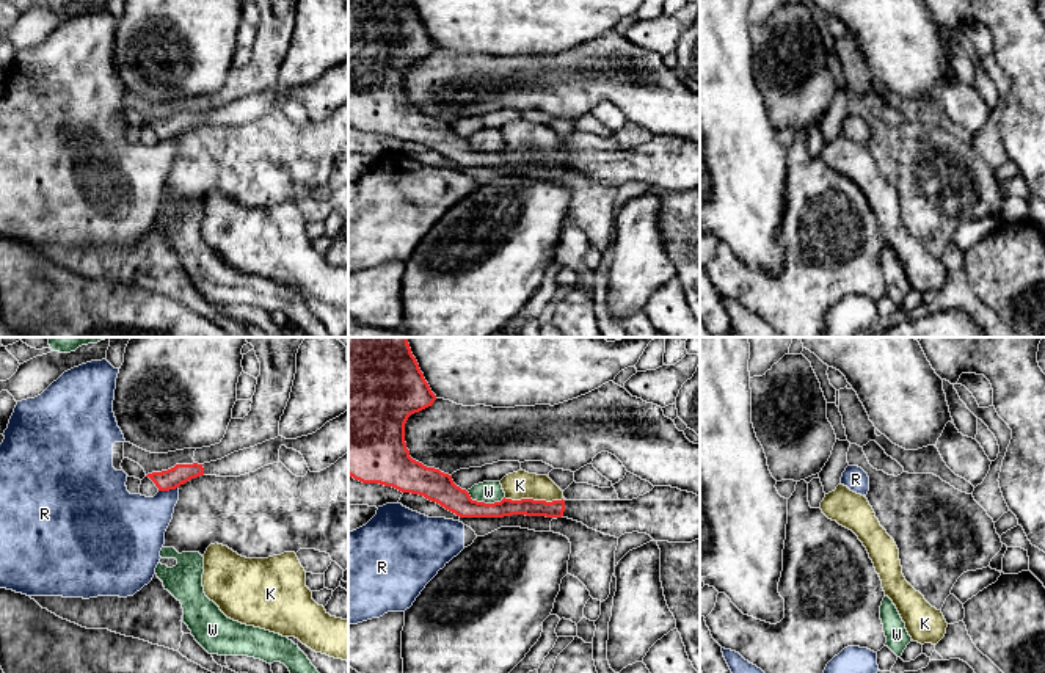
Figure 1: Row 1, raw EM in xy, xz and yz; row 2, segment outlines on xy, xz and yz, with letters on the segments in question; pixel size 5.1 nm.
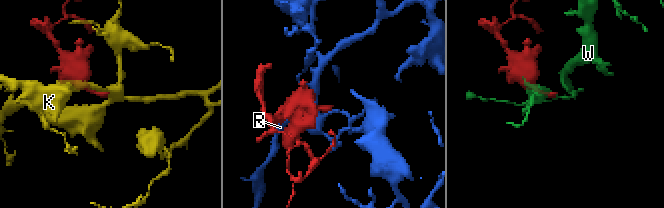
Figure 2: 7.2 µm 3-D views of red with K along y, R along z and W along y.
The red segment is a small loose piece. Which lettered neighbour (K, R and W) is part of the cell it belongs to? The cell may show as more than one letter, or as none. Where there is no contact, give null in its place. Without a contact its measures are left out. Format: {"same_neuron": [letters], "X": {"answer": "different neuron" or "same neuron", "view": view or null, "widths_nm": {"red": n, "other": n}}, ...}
{"same_neuron": [], "K": {"answer": "different neuron", "view": "xz", "widths_nm": {"red": 90, "other": 140}}, "R": {"answer": "different neuron", "view": "xy", "widths_nm": {"red": 110, "other": 320}}, "W": {"answer": "different neuron", "view": "xz", "widths_nm": {"red": 160, "other": 110}}}

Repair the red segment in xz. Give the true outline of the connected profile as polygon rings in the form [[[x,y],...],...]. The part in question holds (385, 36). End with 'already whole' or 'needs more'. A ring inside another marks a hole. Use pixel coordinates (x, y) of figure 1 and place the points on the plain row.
[[[348,0],[348,124],[362,132],[380,132],[424,144],[460,166],[563,165],[615,187],[632,180],[668,191],[692,191],[700,187],[700,144],[672,135],[654,135],[632,149],[472,149],[466,138],[453,132],[452,124],[413,108],[406,97],[408,66],[431,55],[435,49],[411,0]]]; needs more

